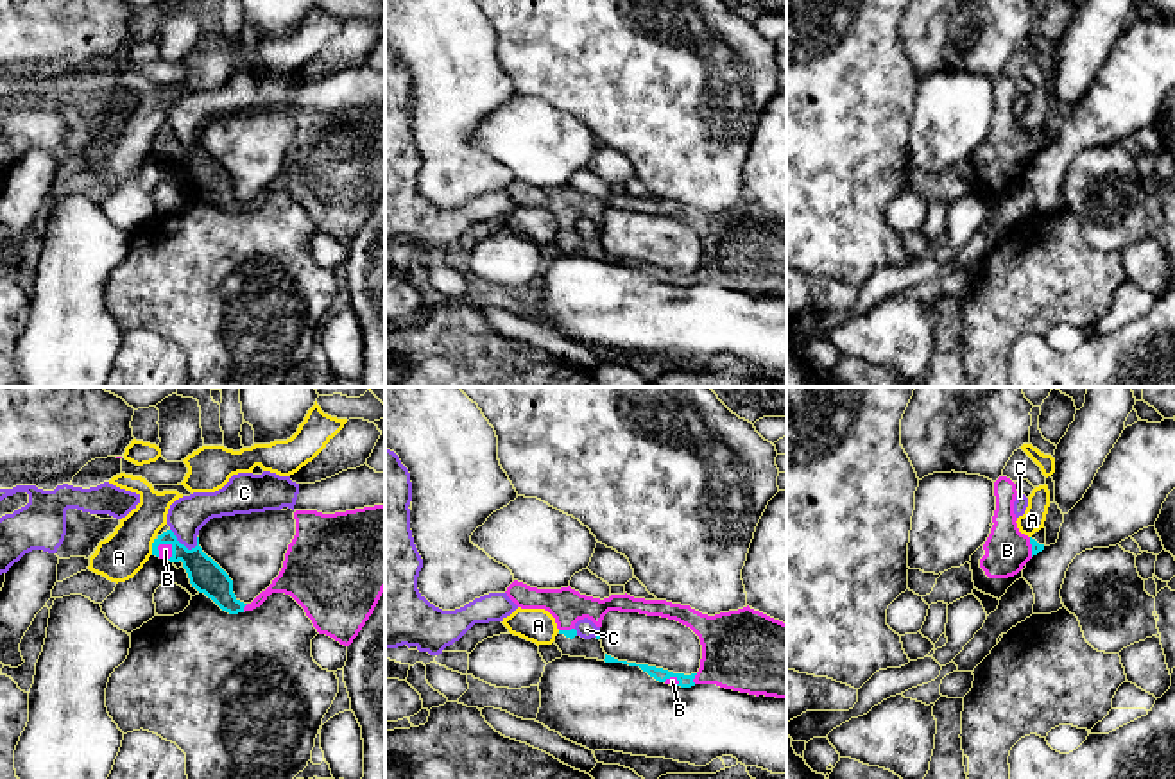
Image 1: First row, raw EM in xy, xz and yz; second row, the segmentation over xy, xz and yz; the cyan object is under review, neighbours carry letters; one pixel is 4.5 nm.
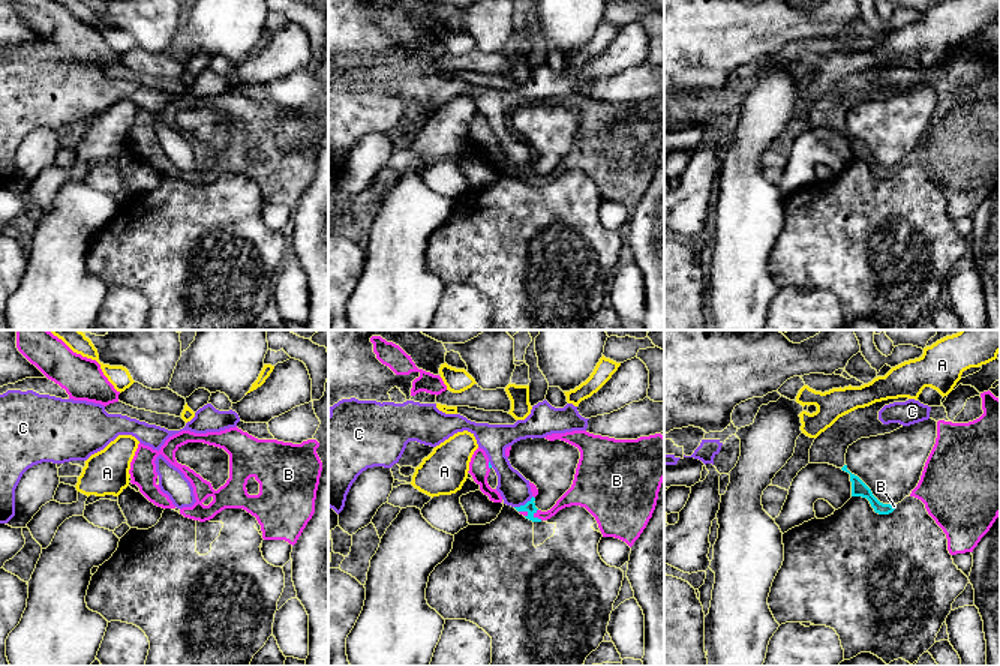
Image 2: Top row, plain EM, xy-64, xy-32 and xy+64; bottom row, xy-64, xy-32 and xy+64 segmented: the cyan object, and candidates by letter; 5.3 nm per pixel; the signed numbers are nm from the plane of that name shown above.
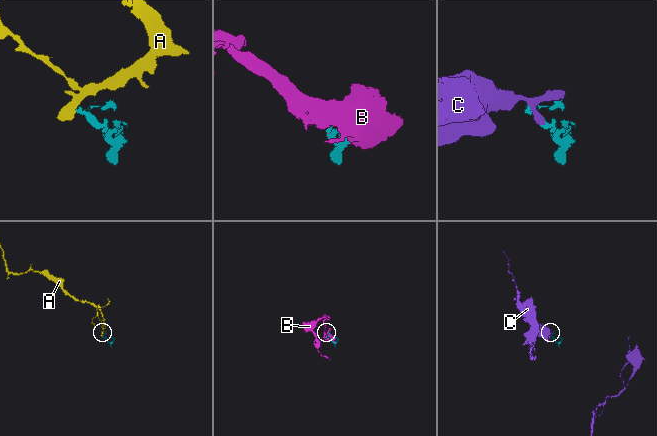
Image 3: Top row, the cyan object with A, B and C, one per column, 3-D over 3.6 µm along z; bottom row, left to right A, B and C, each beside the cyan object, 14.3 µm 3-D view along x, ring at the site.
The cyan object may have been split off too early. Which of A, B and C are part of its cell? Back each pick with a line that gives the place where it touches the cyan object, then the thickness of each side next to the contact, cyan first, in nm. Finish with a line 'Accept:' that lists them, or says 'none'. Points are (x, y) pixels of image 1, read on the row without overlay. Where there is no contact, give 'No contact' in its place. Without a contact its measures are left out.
B: Touches cyan at xz (694, 276). Thickness 60 nm (cyan) against 360 nm
Accept: B

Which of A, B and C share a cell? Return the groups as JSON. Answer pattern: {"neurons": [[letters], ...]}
{"neurons": [["A"], ["B"], ["C"]]}

